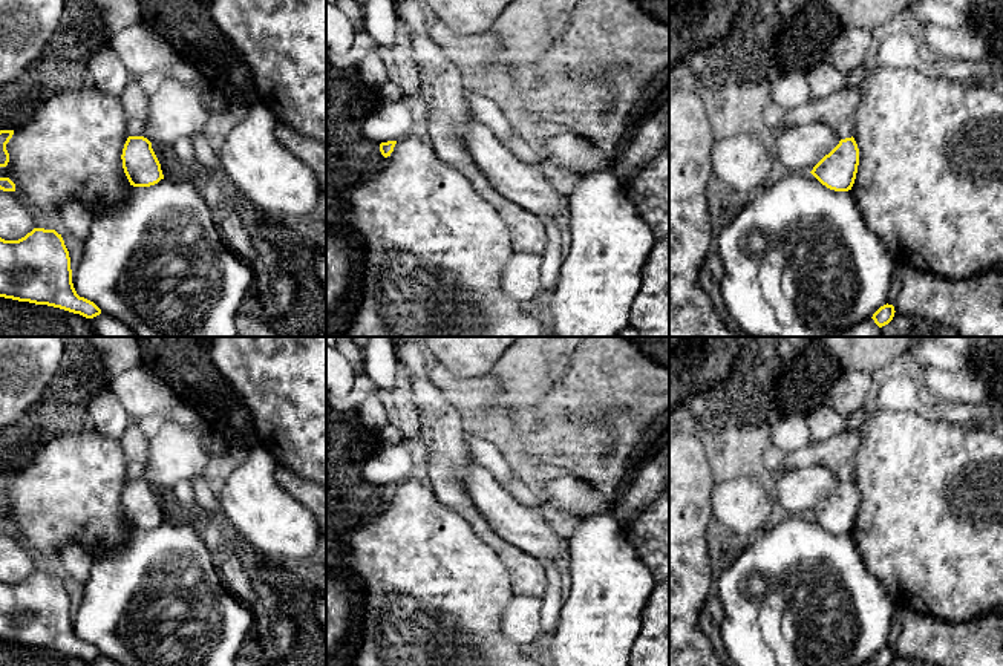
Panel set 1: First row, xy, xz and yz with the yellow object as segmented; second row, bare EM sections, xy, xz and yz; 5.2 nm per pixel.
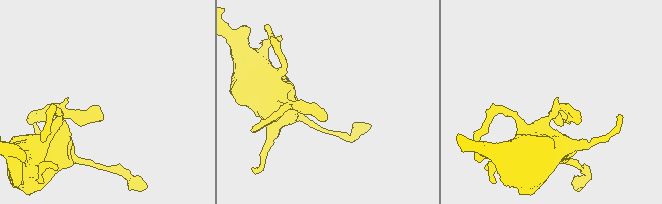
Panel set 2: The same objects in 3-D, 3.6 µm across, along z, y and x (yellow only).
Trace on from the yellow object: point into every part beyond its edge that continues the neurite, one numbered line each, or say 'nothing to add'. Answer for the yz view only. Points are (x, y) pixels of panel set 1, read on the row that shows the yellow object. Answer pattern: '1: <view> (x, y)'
nothing to add

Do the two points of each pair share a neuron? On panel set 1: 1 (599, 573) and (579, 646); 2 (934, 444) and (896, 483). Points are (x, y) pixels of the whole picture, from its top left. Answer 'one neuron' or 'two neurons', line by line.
1: one neuron
2: one neuron

